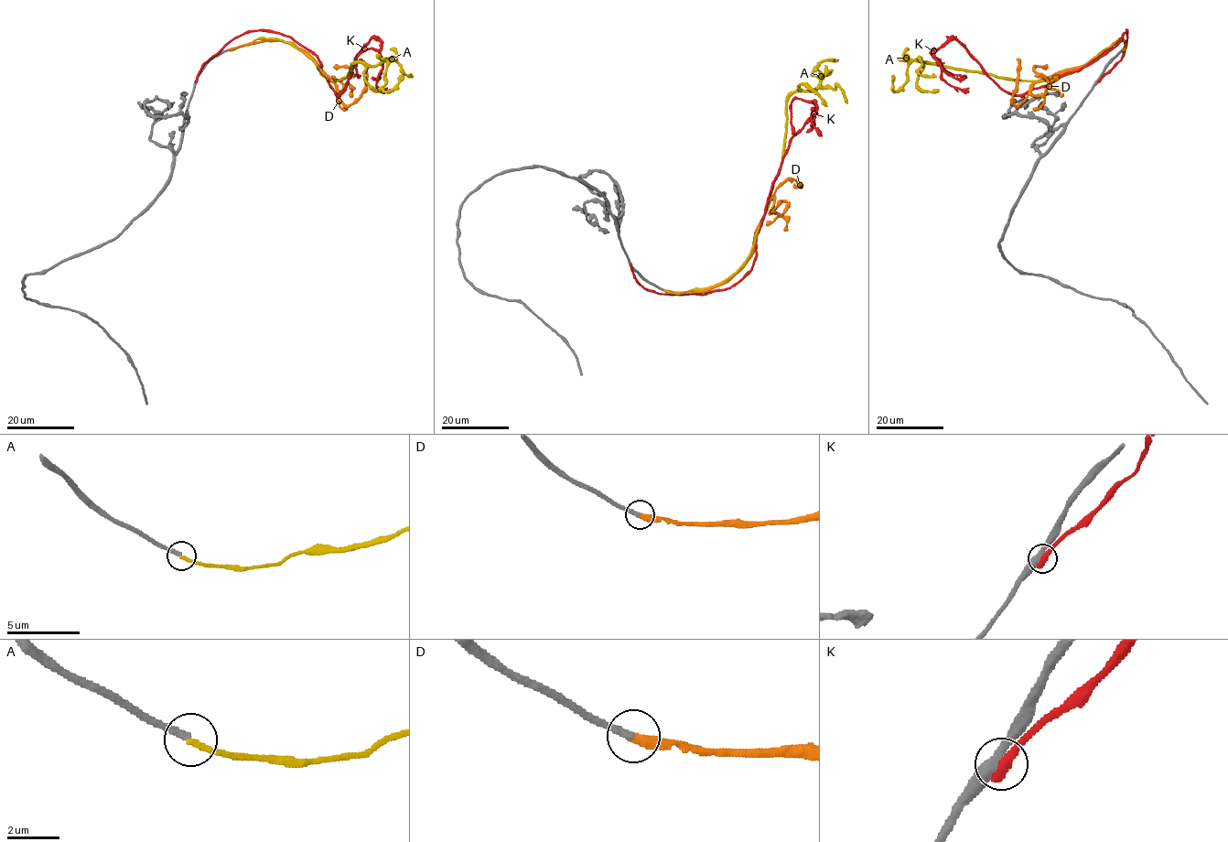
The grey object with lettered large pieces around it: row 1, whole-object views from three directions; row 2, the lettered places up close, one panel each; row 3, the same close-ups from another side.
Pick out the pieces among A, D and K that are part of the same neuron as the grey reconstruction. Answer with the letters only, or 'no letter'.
D

